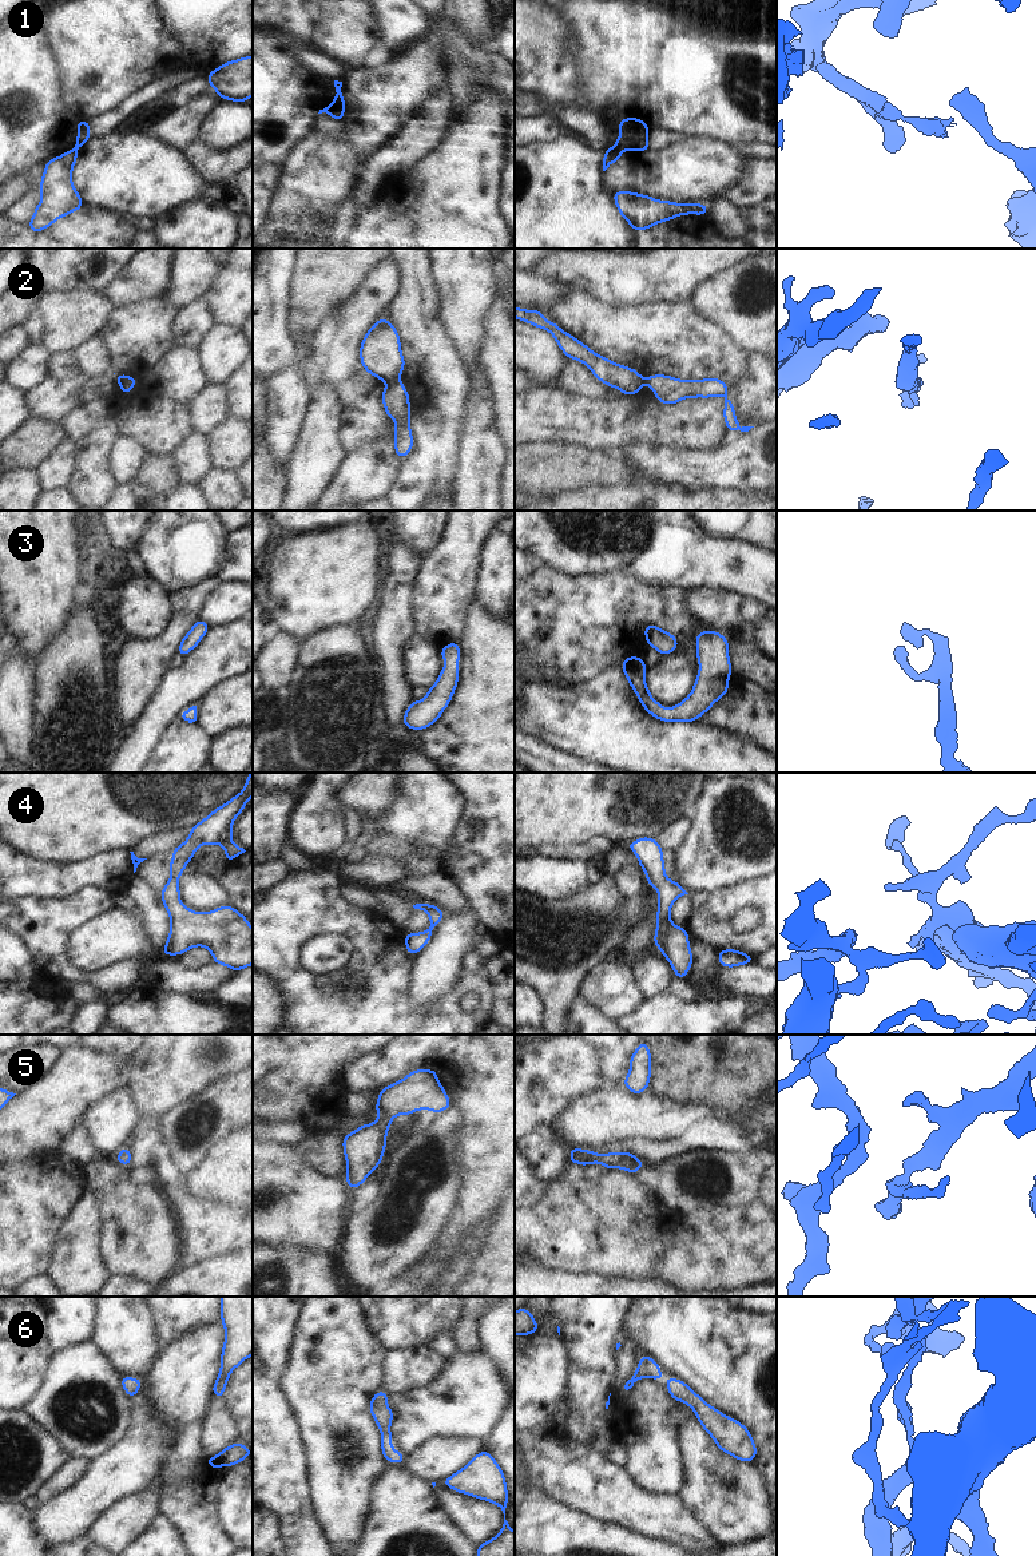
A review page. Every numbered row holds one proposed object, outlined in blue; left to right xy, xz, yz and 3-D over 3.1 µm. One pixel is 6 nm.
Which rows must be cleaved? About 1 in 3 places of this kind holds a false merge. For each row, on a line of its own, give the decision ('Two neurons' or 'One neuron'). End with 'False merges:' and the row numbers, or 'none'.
1: Two neurons
2: Two neurons
3: One neuron
4: One neuron
5: One neuron
6: One neuron
False merges: 1, 2

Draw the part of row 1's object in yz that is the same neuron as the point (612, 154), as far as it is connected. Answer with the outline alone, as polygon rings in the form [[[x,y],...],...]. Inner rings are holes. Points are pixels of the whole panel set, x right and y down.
[[[611,146],[607,151],[603,152],[603,171],[606,171],[612,163],[622,158],[622,151],[622,148]]]

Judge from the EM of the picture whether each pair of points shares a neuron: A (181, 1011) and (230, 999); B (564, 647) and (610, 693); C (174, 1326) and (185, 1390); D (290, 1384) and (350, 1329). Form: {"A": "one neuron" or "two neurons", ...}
{"A": "two neurons", "B": "two neurons", "C": "two neurons", "D": "one neuron"}

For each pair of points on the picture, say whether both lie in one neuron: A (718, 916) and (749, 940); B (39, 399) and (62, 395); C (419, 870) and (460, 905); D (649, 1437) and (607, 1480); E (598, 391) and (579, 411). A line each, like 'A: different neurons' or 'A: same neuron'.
A: same neuron
B: same neuron
C: different neurons
D: different neurons
E: different neurons

